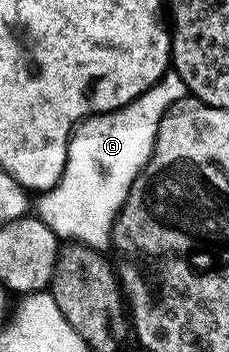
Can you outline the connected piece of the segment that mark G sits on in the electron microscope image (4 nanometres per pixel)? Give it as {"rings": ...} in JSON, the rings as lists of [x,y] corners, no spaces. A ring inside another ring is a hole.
{"rings":[[[165,71],[142,95],[135,97],[129,105],[116,109],[113,113],[98,113],[76,126],[68,143],[68,156],[64,158],[64,174],[56,188],[45,192],[40,201],[38,216],[41,221],[56,232],[57,238],[67,239],[72,243],[89,245],[92,249],[107,250],[112,238],[112,222],[124,205],[126,195],[142,167],[150,159],[156,142],[158,123],[164,113],[186,95],[182,79],[174,71]]]}

